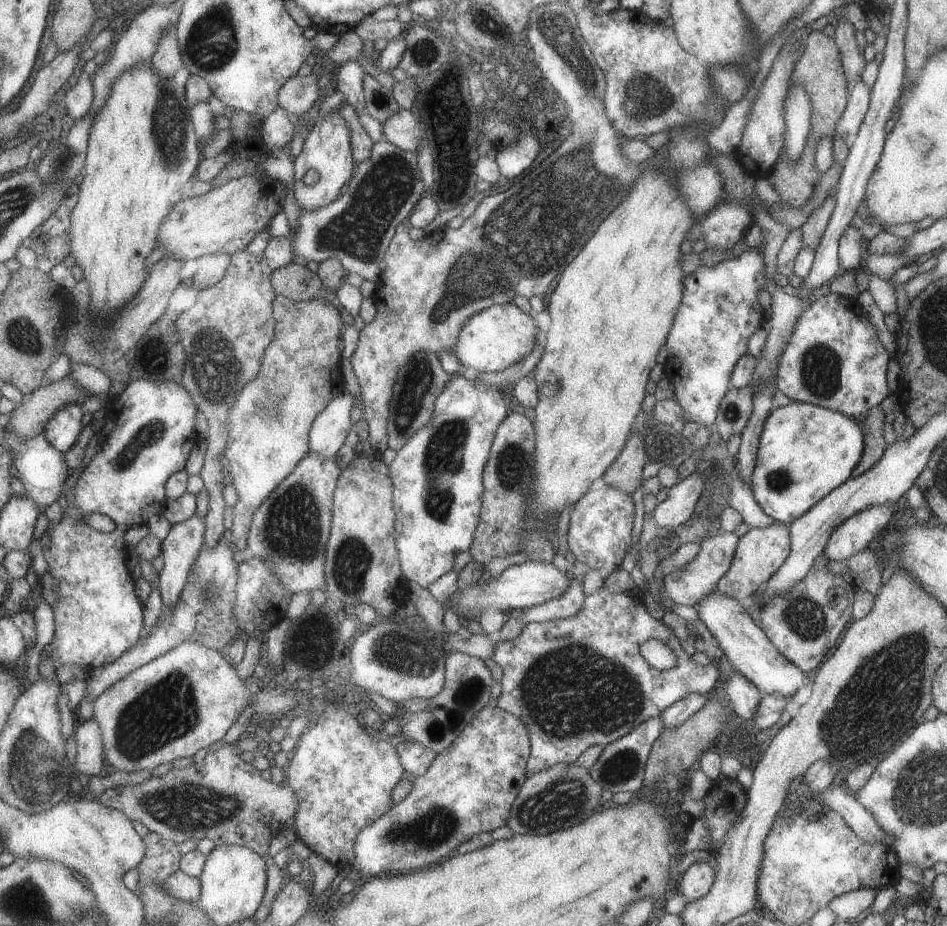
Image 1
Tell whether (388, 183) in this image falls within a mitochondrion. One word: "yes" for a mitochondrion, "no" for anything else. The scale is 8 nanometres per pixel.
yes

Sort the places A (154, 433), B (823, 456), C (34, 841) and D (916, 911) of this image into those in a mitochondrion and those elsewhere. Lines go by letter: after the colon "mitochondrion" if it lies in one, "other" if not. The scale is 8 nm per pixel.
A: mitochondrion
B: other
C: other
D: other

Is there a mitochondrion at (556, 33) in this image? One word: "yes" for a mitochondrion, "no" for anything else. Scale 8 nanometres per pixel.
yes

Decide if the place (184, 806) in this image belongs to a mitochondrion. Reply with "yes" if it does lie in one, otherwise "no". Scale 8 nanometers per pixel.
yes

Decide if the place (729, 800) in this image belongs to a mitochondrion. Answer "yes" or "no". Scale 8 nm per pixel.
no

